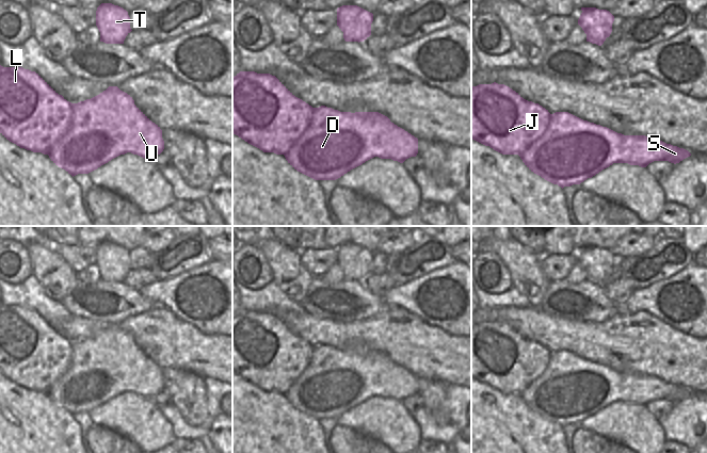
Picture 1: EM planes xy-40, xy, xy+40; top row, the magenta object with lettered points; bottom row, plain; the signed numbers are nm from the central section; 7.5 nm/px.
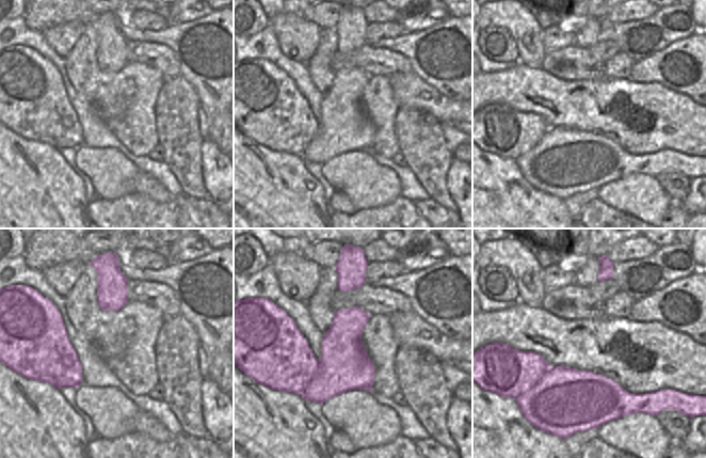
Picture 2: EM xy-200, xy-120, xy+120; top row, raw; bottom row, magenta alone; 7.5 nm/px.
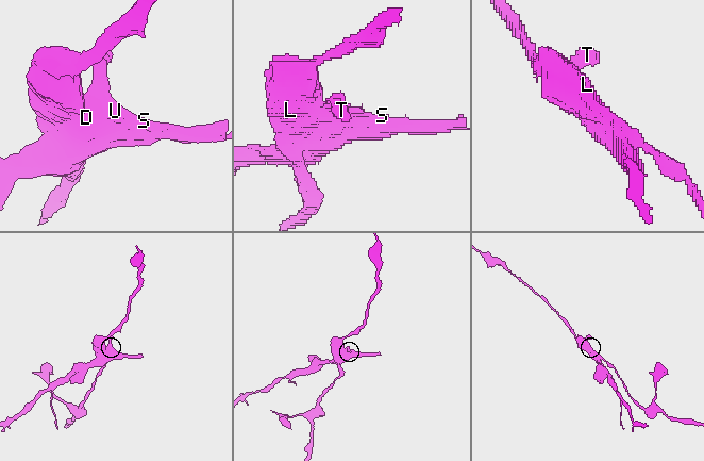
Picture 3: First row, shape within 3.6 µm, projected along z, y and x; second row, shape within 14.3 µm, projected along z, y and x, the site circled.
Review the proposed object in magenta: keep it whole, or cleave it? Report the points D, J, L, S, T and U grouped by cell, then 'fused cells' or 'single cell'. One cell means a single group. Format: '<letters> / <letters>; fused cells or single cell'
D S T U / J L; fused cells

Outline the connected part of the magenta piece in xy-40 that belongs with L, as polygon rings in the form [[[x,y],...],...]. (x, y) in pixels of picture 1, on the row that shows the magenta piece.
[[[0,65],[0,133],[20,148],[47,155],[73,122],[73,103],[59,95],[38,74]]]

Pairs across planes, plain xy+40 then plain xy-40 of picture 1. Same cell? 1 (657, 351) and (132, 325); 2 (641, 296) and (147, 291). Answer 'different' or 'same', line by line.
1: same
2: same

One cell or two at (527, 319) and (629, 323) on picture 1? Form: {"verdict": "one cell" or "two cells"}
{"verdict": "one cell"}

